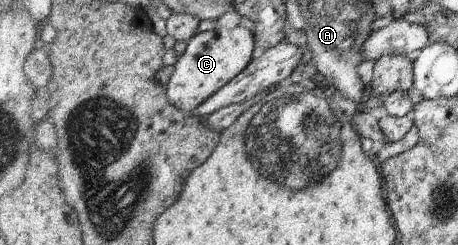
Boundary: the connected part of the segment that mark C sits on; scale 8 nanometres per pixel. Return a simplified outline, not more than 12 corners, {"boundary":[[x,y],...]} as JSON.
{"boundary":[[247,28],[197,34],[167,89],[200,109],[250,64]]}

